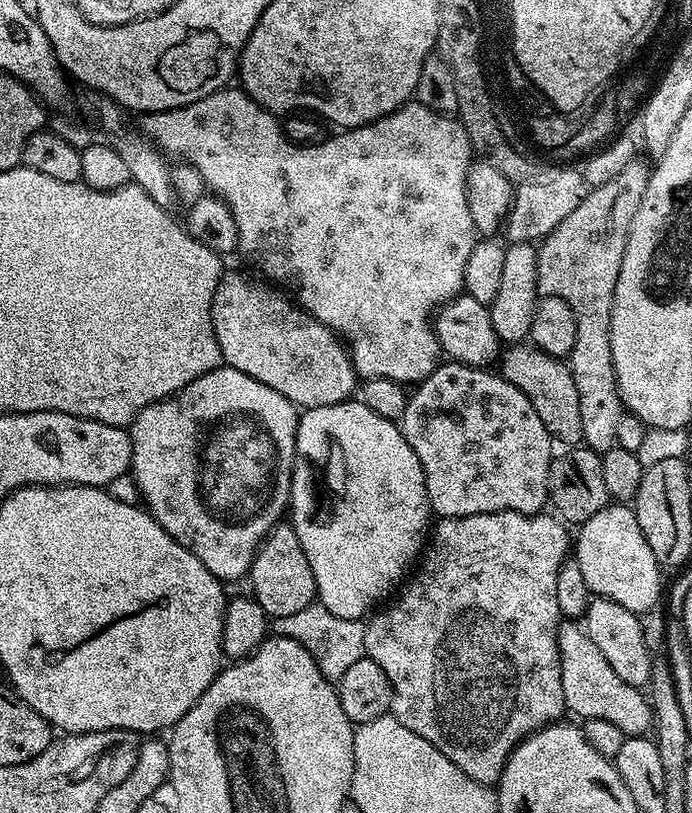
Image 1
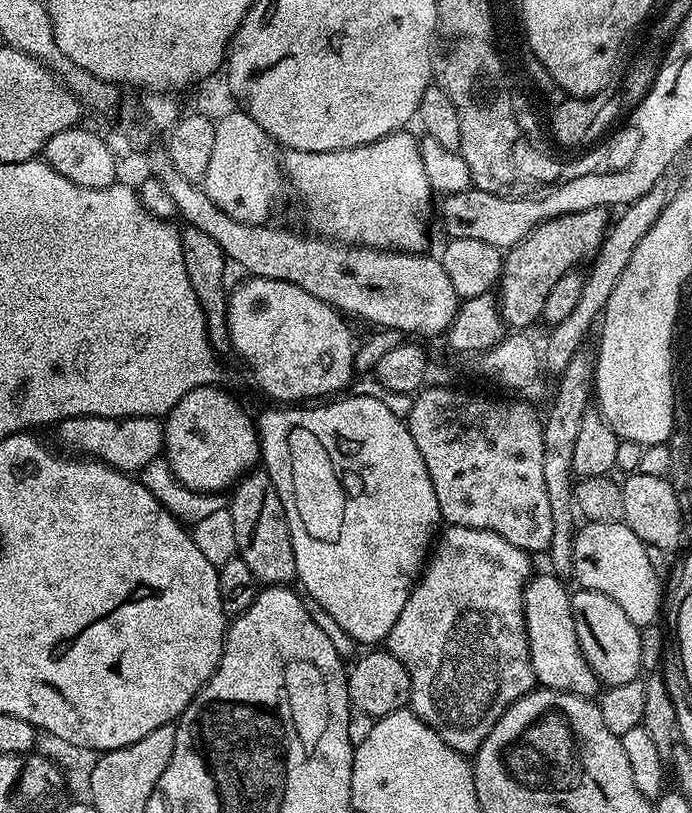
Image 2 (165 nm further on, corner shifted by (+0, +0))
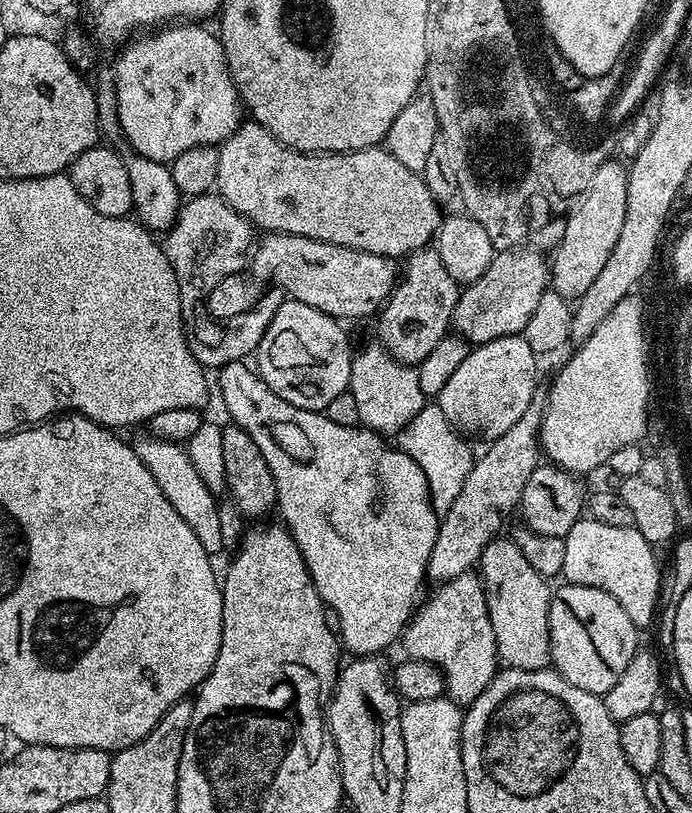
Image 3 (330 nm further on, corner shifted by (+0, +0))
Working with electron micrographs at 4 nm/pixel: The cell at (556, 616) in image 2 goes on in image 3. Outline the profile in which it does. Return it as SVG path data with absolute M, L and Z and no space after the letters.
M499 536L489 542L480 555L478 574L487 594L487 612L490 614L497 657L507 666L520 670L542 670L548 668L552 658L552 644L548 629L548 611L552 601L553 589L548 588L549 581L534 569L522 555L513 539Z

